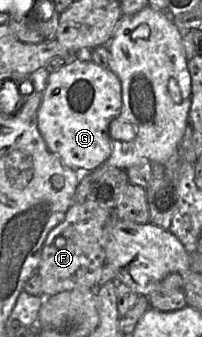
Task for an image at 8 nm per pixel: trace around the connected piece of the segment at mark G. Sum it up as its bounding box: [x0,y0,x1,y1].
[37,58,122,171]

